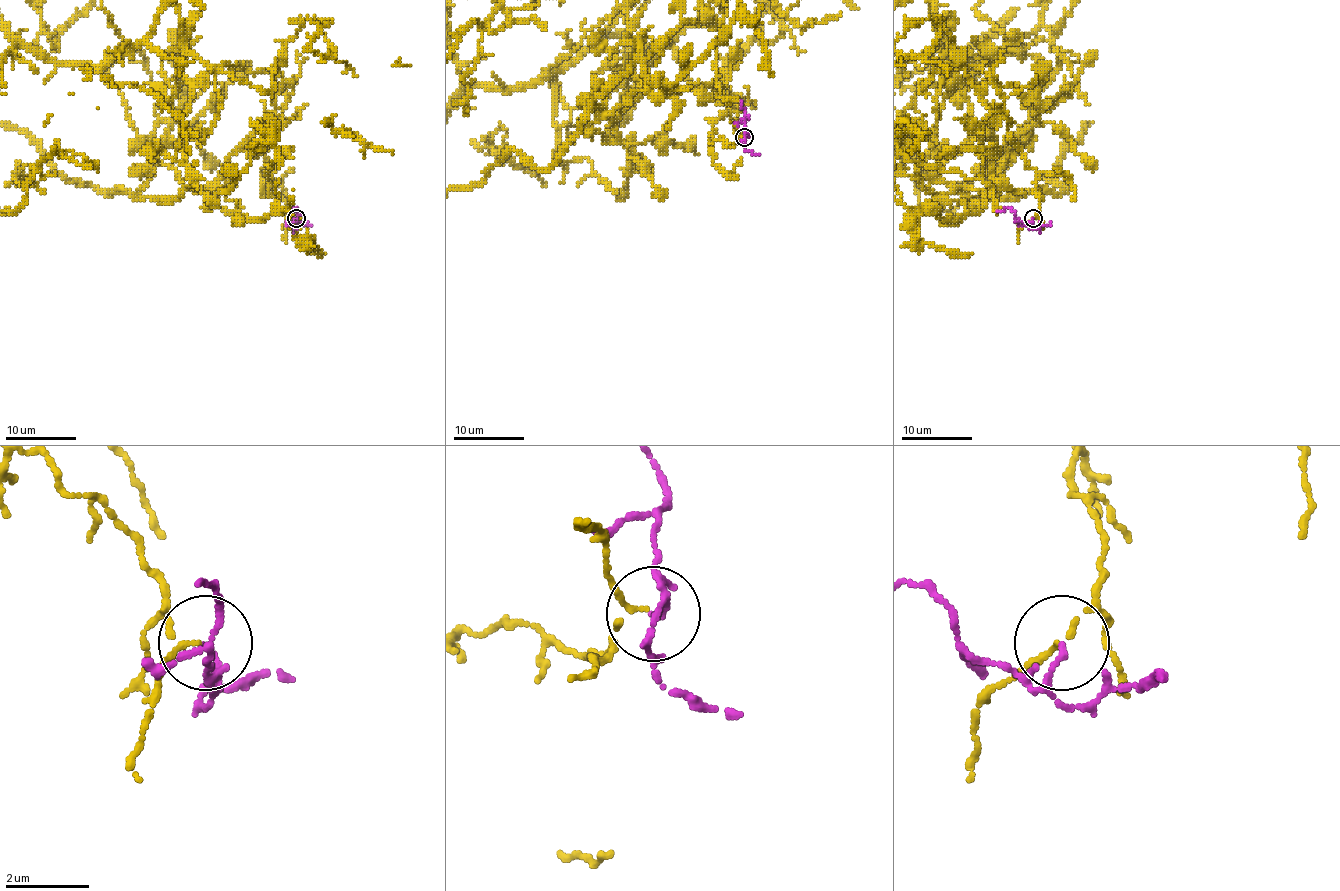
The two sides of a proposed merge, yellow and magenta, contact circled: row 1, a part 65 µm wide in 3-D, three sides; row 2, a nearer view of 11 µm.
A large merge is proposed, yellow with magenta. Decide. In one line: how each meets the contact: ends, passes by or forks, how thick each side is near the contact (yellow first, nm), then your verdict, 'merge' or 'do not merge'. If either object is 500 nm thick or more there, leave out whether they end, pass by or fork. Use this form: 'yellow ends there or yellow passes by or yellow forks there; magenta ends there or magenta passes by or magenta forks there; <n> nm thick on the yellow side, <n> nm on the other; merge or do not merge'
yellow passes by; magenta ends there; 90 nm thick on the yellow side, 130 nm on the other; merge

